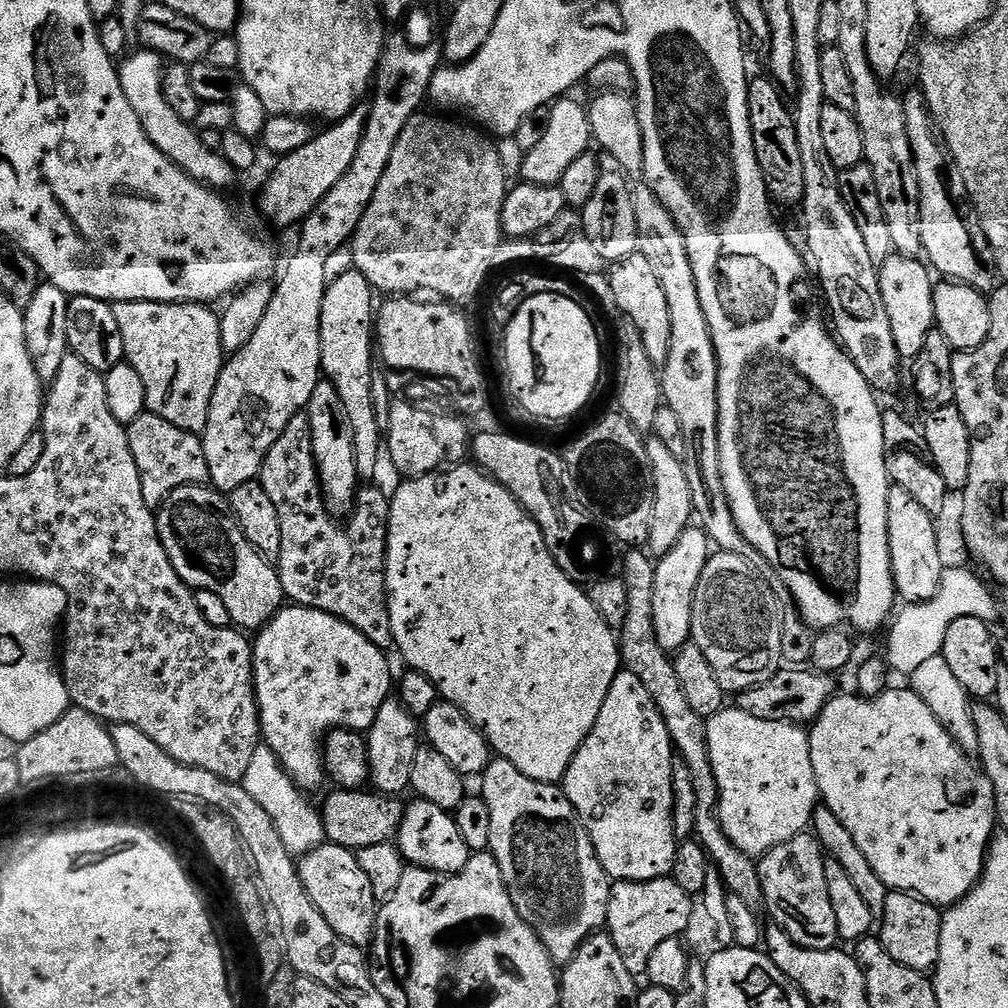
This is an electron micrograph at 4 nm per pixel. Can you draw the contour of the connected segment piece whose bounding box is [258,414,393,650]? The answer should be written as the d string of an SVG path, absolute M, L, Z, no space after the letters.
M304 414L290 418L290 422L286 422L286 430L282 430L278 442L274 442L274 446L270 446L270 454L266 454L258 483L266 490L266 494L270 494L274 507L278 509L278 526L282 526L282 550L278 561L278 571L285 597L293 605L301 608L313 608L314 610L322 610L331 616L337 616L338 619L344 620L350 626L358 629L367 640L374 642L374 646L385 650L391 649L393 647L392 627L390 626L390 610L388 609L388 591L384 585L384 563L388 553L388 519L390 518L390 506L392 505L389 493L387 491L384 493L380 488L372 488L376 486L361 487L356 497L354 511L347 517L346 523L348 525L344 525L344 522L333 516L324 504L324 492L320 489L320 479L314 462L314 446L310 442L310 422L307 415Z

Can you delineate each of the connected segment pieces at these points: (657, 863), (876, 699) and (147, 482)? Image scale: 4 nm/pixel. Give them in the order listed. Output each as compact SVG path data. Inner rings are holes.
M622 670L610 682L598 722L574 754L562 781L609 881L671 877L678 843L672 825L673 759L672 739L646 686L635 674Z
M888 686L884 692L869 699L861 699L856 694L833 695L827 706L820 711L819 716L812 721L808 741L810 742L810 762L814 766L814 778L820 791L823 807L829 808L834 818L838 818L838 822L846 826L858 850L862 850L866 862L870 862L870 870L874 870L874 874L882 878L882 882L889 890L911 892L912 895L921 896L923 900L936 905L941 910L951 908L962 897L968 895L969 890L979 882L980 875L984 873L984 862L988 858L988 845L992 843L992 837L998 828L994 786L990 786L990 778L984 773L979 763L956 745L954 738L942 726L942 722L938 722L938 718L930 714L930 706L926 706L926 702L922 702L922 698L918 698L918 694L913 692L911 687Z
M145 411L134 422L127 425L130 454L134 454L134 462L138 462L138 474L142 478L142 498L146 498L146 506L153 510L160 505L174 490L182 486L209 483L206 466L206 450L203 439L195 432L178 430L166 418L158 418L158 414Z

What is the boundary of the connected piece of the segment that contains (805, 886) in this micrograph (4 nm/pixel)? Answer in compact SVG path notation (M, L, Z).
M805 834L790 838L790 842L776 846L758 860L760 885L764 895L763 907L768 908L769 914L772 915L771 923L781 928L798 946L806 946L810 950L830 950L837 947L840 940L838 922L834 918L834 906L830 906L830 890L826 890L825 859L826 853L820 847L820 841L815 835Z

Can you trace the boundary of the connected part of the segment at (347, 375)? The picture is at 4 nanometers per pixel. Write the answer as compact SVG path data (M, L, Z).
M358 271L342 274L330 284L322 298L322 318L320 319L320 366L323 375L338 390L342 403L346 406L346 415L350 417L350 430L354 430L354 466L358 466L361 481L372 482L376 476L376 467L382 460L382 434L378 430L378 418L374 418L374 397L370 395L370 382L374 365L374 289L370 281Z

